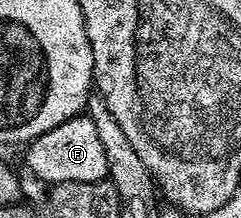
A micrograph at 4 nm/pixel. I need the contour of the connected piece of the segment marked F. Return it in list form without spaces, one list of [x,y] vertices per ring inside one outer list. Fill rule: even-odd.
[[[88,116],[69,119],[49,132],[37,136],[26,147],[27,166],[46,184],[61,181],[101,181],[108,177],[104,145],[97,136],[97,127]]]

